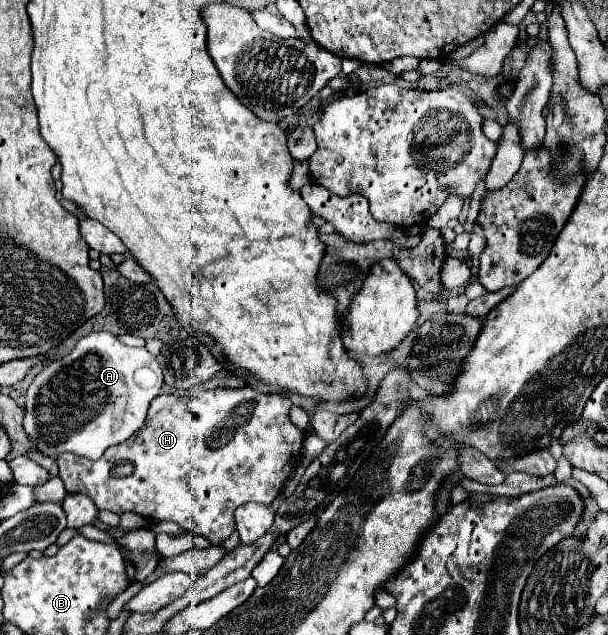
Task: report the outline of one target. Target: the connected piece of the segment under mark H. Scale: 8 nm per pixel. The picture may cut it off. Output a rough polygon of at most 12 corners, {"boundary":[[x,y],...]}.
{"boundary":[[160,393],[98,461],[58,457],[68,527],[98,509],[222,543],[304,433],[286,395]]}

